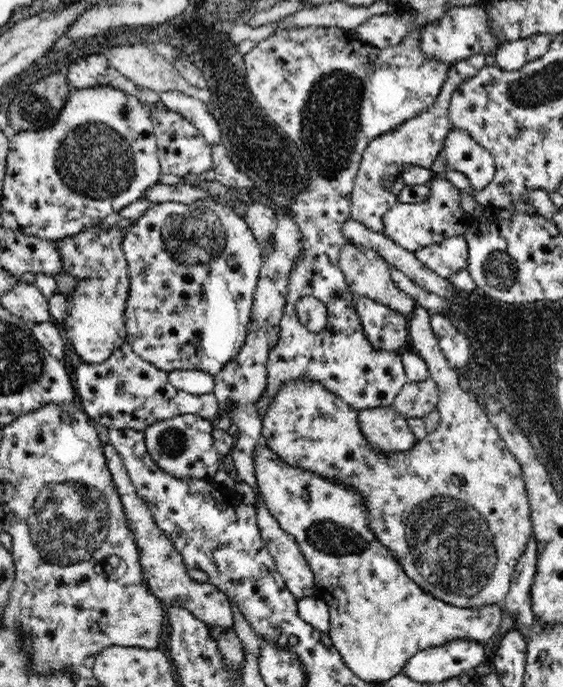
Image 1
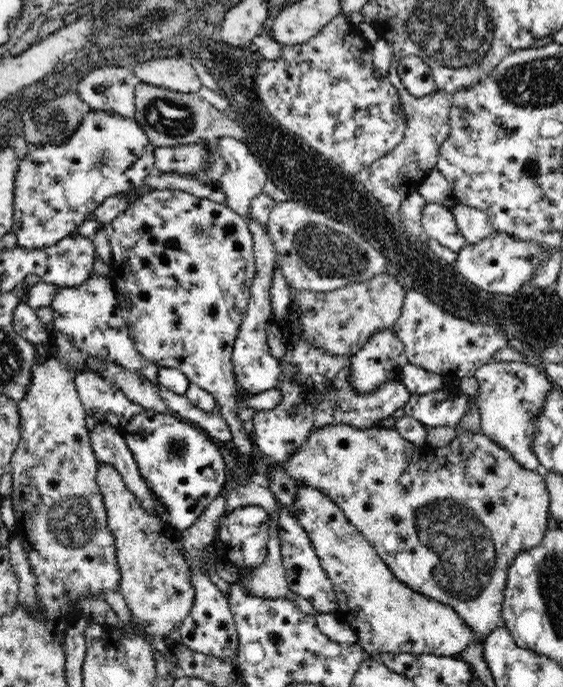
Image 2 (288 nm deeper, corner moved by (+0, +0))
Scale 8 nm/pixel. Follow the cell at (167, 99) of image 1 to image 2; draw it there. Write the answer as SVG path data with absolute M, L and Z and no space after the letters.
M222 138L222 156L228 160L226 176L222 178L222 192L226 196L224 206L234 210L246 226L252 224L252 198L264 194L268 178L268 170L256 162L254 152L250 152L248 144Z

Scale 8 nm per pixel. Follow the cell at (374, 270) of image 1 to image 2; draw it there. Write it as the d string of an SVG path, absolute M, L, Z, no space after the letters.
M376 276L370 282L348 284L330 294L290 292L290 300L290 308L294 308L298 316L298 326L306 342L322 352L330 352L330 356L352 358L374 334L394 330L404 308L404 290L392 276Z

